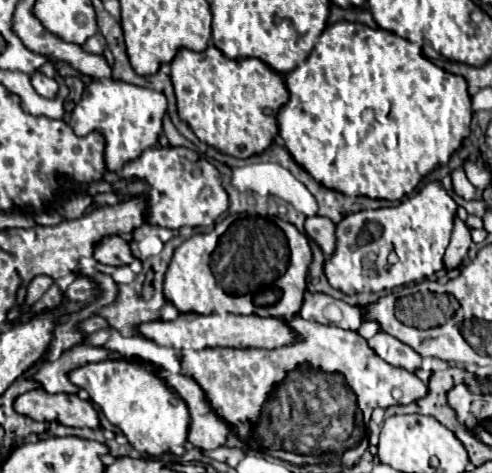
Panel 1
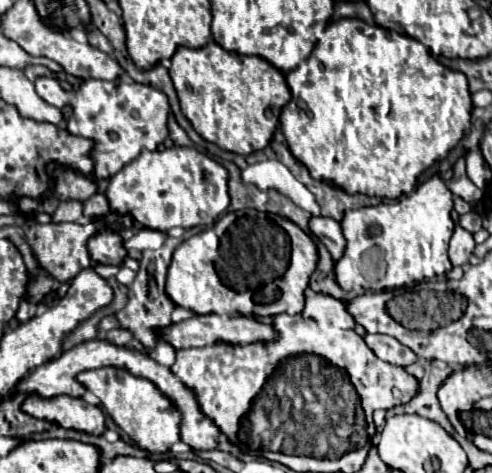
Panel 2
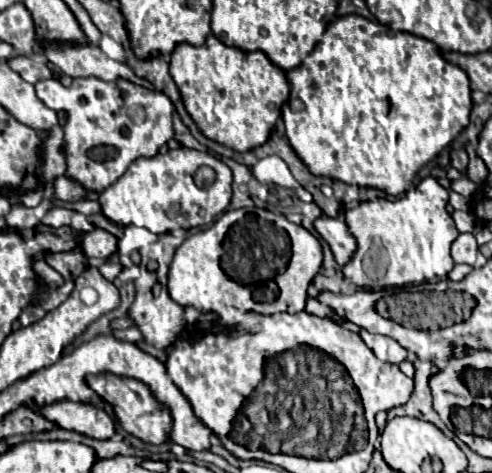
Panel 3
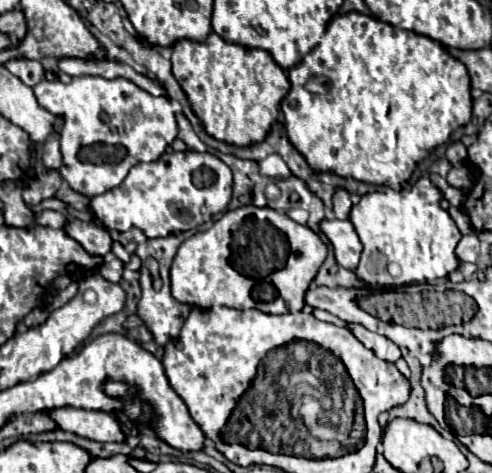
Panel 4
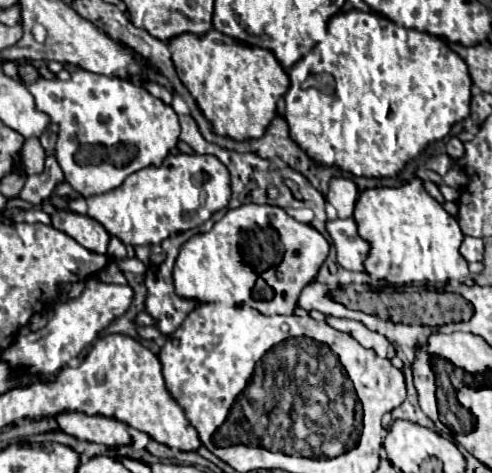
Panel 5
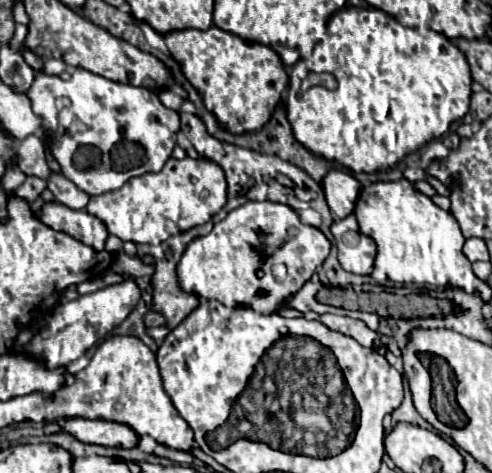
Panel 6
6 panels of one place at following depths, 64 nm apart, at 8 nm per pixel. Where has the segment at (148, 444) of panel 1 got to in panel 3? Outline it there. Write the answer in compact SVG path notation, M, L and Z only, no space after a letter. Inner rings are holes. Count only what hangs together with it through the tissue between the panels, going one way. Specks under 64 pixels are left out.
M104 372L104 374L96 374L96 376L92 376L92 374L86 376L86 384L88 384L104 402L108 402L108 404L112 406L116 420L120 422L120 426L122 426L128 434L132 434L132 436L136 436L136 438L140 438L142 442L152 444L152 446L160 446L160 444L164 444L164 442L170 440L172 416L170 416L168 408L164 408L164 404L160 404L160 402L154 398L152 390L150 390L144 382L140 382L140 380L136 380L136 378L126 378L126 376L116 376L116 374L112 374L112 372Z

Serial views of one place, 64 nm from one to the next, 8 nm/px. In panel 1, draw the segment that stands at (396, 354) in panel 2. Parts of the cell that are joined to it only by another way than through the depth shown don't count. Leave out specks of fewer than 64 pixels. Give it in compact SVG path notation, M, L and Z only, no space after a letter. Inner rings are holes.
M382 332L382 334L376 334L374 338L370 338L368 344L382 360L386 360L392 366L406 368L410 372L416 372L422 366L422 356L416 350L408 348L404 342L396 340L394 336L388 336Z

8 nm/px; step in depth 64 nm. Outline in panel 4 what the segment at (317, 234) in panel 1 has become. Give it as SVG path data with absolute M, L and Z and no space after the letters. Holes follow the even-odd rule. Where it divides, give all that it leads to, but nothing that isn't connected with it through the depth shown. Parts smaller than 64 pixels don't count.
M338 218L322 220L320 230L330 240L330 244L336 252L338 264L348 268L348 270L356 268L360 252L362 252L362 244L356 236L356 230L352 228L352 222L350 220L338 220Z

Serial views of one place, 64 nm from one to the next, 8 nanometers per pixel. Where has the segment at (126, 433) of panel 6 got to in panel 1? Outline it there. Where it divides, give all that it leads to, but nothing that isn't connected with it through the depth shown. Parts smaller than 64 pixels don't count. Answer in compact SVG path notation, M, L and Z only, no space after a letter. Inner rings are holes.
M42 388L24 392L16 398L16 412L32 420L62 422L64 426L76 428L98 428L98 414L94 406L76 394L48 394Z

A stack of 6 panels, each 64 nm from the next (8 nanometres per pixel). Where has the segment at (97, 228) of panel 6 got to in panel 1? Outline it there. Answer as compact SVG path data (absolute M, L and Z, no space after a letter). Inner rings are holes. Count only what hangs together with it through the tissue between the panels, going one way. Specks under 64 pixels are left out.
M108 236L104 238L96 250L94 250L94 258L102 264L110 264L110 266L124 266L124 264L132 264L134 256L130 252L130 244L120 238L120 236Z

